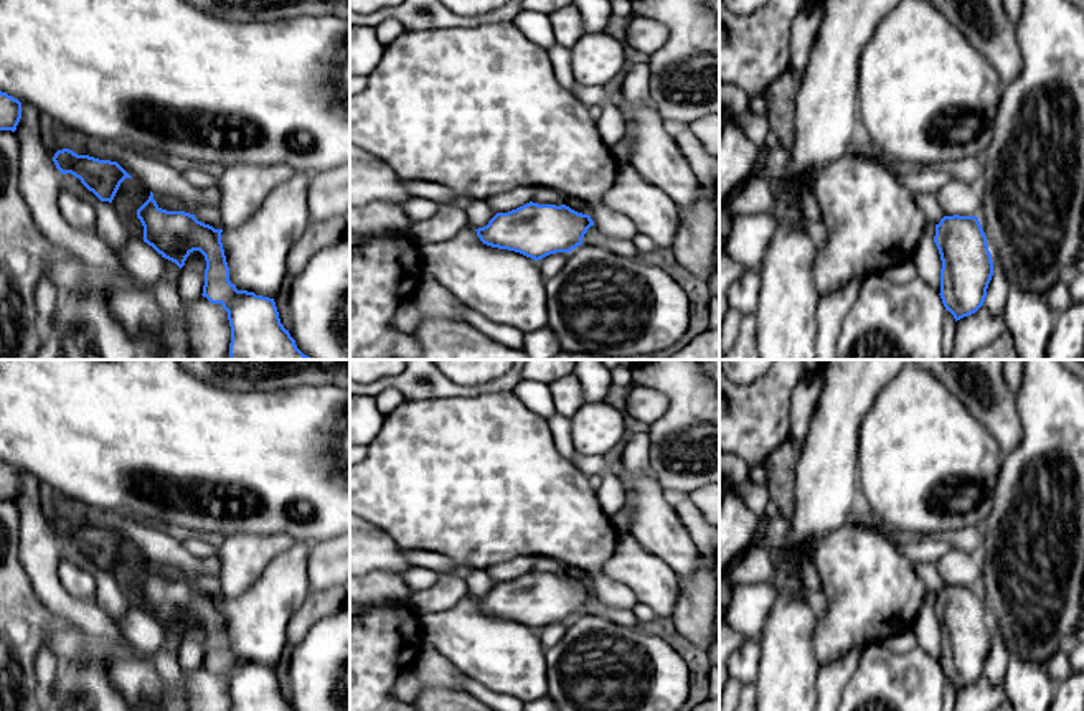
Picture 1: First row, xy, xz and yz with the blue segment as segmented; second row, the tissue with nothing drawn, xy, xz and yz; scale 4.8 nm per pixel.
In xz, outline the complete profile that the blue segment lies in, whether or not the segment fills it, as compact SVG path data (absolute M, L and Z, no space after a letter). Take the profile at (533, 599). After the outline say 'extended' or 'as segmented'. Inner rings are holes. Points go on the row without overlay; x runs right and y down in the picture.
M526 572L508 582L497 582L487 596L475 599L487 615L520 622L540 630L549 624L571 622L582 614L594 596L589 584L566 574Z | as segmented

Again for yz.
M944 586L936 594L939 619L940 668L955 691L975 683L985 671L993 645L987 605L977 586Z | as segmented

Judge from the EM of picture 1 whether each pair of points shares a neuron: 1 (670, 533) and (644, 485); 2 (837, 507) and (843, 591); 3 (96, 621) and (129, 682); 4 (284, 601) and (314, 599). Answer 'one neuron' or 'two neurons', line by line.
1: one neuron
2: two neurons
3: two neurons
4: two neurons

